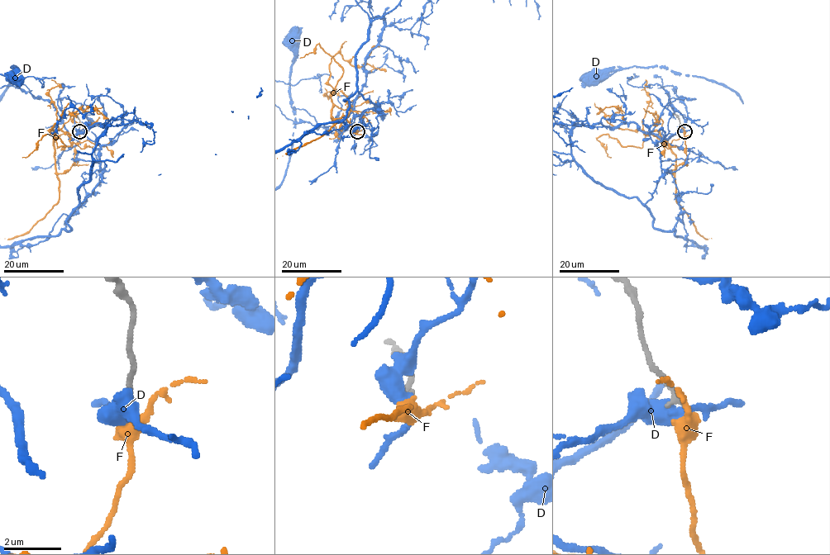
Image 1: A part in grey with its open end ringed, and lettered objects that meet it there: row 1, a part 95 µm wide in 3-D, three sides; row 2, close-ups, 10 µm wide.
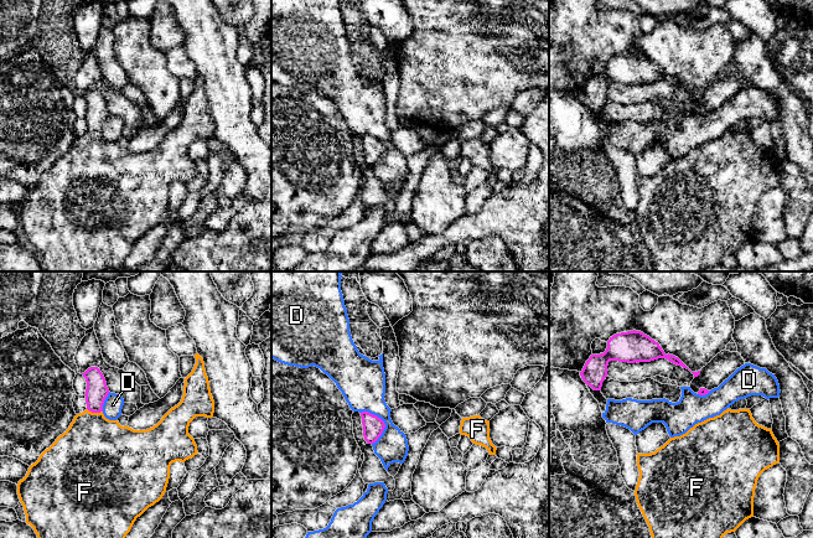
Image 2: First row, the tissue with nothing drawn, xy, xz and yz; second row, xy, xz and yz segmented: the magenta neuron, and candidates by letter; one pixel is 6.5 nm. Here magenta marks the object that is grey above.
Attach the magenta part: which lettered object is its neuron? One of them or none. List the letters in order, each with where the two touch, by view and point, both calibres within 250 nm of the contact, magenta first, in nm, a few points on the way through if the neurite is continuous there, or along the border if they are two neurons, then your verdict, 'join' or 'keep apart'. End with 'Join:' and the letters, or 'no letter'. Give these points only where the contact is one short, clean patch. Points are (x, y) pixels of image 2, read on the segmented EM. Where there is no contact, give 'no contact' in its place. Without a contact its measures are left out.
D: meets magenta in xz at (383, 423); 140 nm thick on the magenta side, 260 nm on the other; border along xz (362, 410), (376, 414), (384, 424), (382, 434), (372, 444); keep apart
F: meets magenta in xy at (94, 412); 140 nm thick on the magenta side, 440 nm on the other; runs through xy (97, 391), (94, 412), (94, 450); join
Join: F

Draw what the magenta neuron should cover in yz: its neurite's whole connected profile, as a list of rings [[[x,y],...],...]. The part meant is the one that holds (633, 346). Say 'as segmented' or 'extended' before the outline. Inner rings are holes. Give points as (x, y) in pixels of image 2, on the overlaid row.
as segmented; [[[641,331],[616,333],[607,341],[604,353],[591,355],[586,361],[580,376],[594,390],[601,390],[602,382],[607,377],[610,361],[639,363],[666,358],[669,362],[689,369],[678,357],[666,355],[658,342]]]

